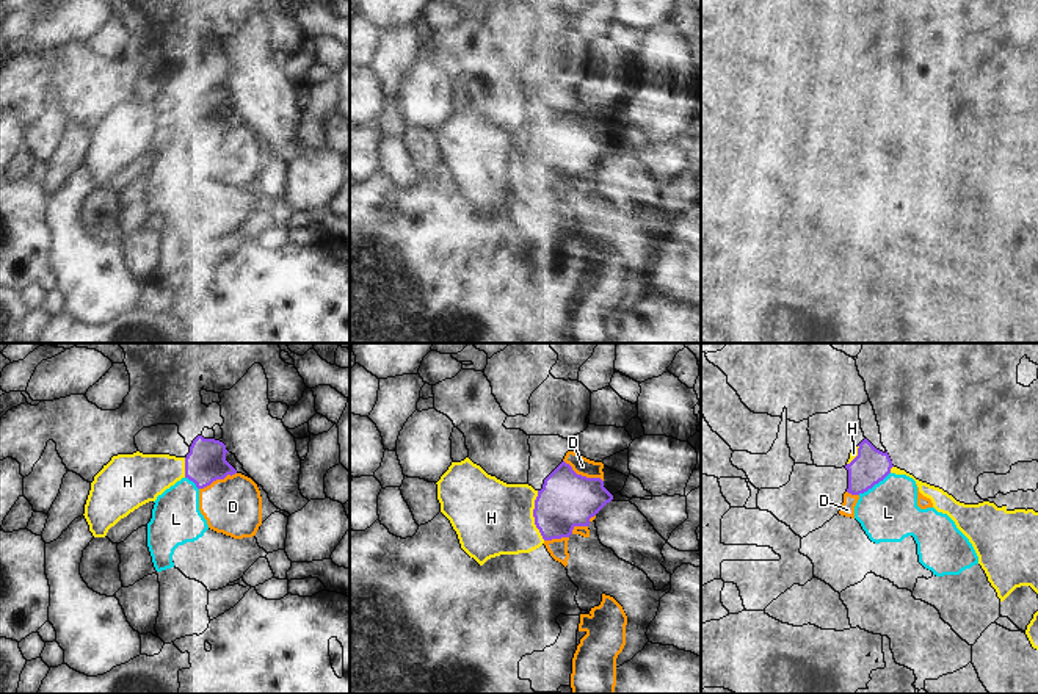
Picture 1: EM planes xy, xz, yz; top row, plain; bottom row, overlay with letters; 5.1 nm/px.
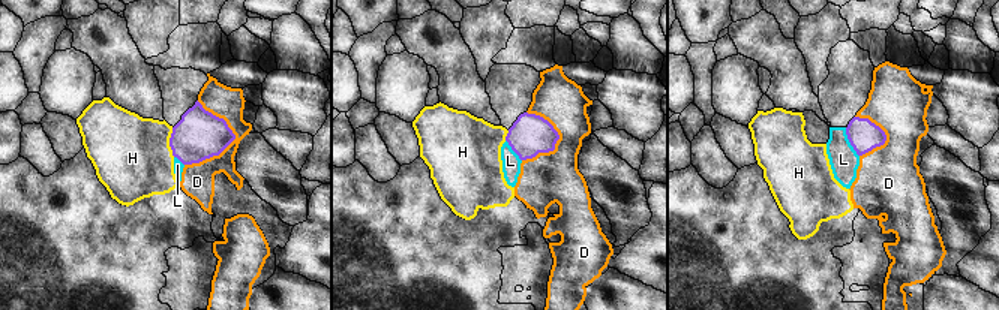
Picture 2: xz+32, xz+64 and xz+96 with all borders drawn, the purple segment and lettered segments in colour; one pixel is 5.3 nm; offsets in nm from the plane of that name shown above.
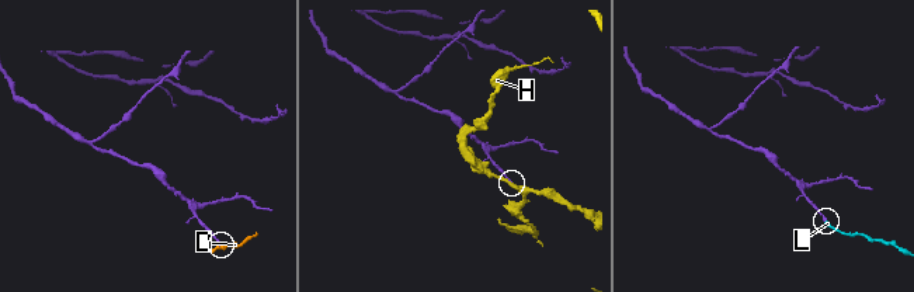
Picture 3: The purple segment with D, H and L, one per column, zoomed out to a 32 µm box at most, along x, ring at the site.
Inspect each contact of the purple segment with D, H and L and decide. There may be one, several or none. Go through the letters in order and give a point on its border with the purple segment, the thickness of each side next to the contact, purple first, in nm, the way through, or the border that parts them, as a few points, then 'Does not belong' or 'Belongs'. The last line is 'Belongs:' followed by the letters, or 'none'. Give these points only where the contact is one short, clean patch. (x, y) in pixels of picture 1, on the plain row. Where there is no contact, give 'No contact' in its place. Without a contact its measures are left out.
D: Touches purple at xz (584, 126). Thickness 280 nm (purple) against 90 nm. Does not belong
H: Touches purple at xz (533, 165). Thickness 280 nm (purple) against 380 nm. Boundary: xz (537, 140), (533, 173), (544, 188). Does not belong
L: Touches purple at yz (874, 133). Thickness 180 nm (purple) against 300 nm. Path across: yz (871, 115), (874, 133), (888, 151), (888, 162). Belongs
Belongs: L

